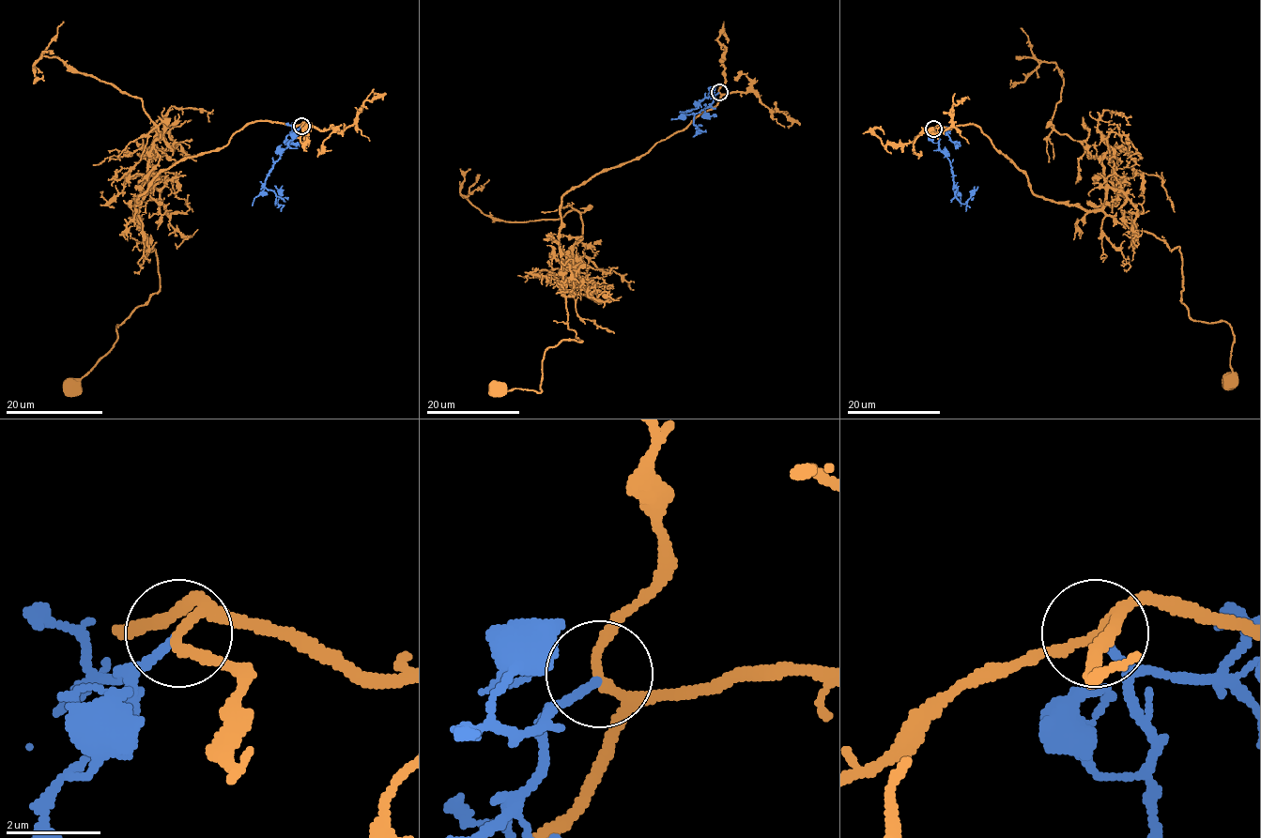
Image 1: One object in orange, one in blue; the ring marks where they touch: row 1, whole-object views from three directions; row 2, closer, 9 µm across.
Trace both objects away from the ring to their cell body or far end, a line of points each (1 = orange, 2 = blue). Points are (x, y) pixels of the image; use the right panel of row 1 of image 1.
1: (933, 129), (976, 124), (1038, 196), (1103, 210), (1179, 248), (1188, 314), (1229, 325), (1231, 379)
2: (933, 129), (938, 147), (949, 161), (956, 196), (965, 204), (977, 186)

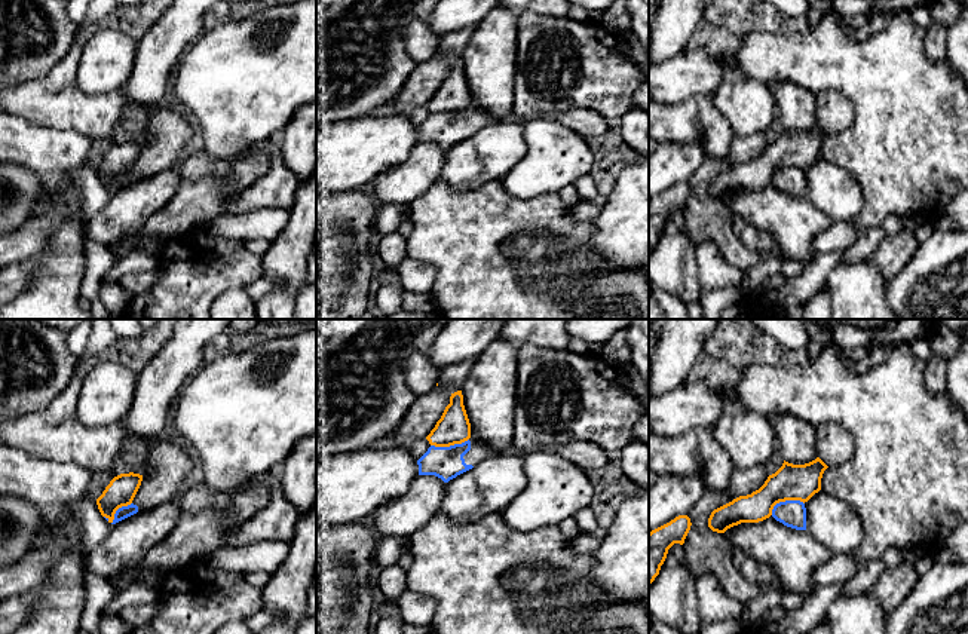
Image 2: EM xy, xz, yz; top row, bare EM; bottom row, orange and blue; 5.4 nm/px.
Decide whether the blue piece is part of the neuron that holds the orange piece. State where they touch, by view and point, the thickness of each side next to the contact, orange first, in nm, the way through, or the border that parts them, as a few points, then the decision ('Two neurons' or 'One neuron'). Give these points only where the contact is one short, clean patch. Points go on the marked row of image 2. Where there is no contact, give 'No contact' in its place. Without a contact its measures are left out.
Touches orange at yz (784, 501). Thickness 190 nm (orange) against 140 nm. Boundary: yz (803, 502), (780, 501), (771, 514). Two neurons

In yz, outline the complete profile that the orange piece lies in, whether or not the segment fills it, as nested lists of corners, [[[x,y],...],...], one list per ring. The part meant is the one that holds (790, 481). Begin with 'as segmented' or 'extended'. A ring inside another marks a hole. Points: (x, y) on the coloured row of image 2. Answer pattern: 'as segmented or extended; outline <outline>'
as segmented; outline [[[820,457],[805,465],[784,460],[782,466],[769,475],[759,490],[714,509],[708,518],[708,527],[725,533],[741,523],[759,523],[769,518],[779,502],[800,500],[805,503],[821,490],[821,478],[827,468]]]

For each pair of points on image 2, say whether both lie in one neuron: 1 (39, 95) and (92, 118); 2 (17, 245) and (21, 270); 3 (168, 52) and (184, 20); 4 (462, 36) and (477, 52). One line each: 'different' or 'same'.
1: same
2: different
3: same
4: different

